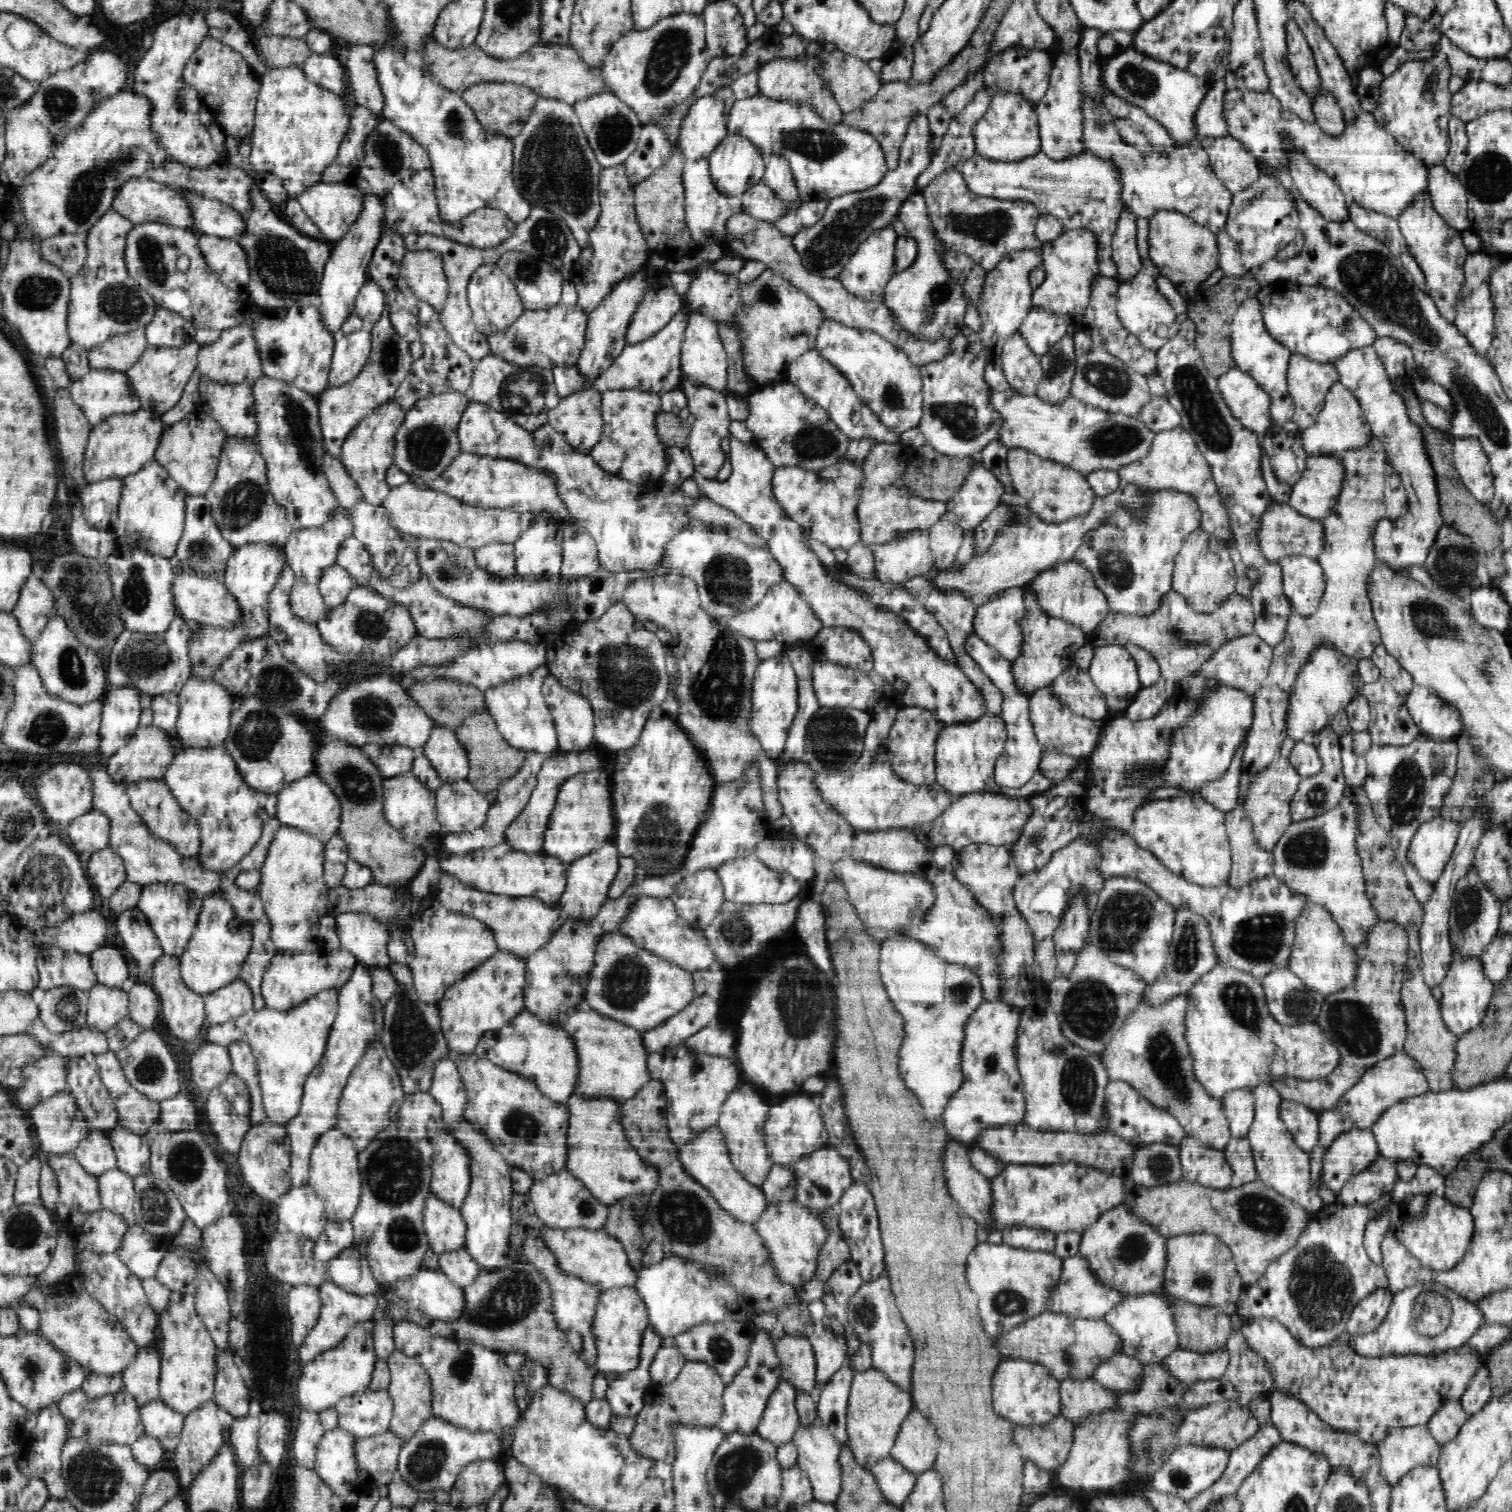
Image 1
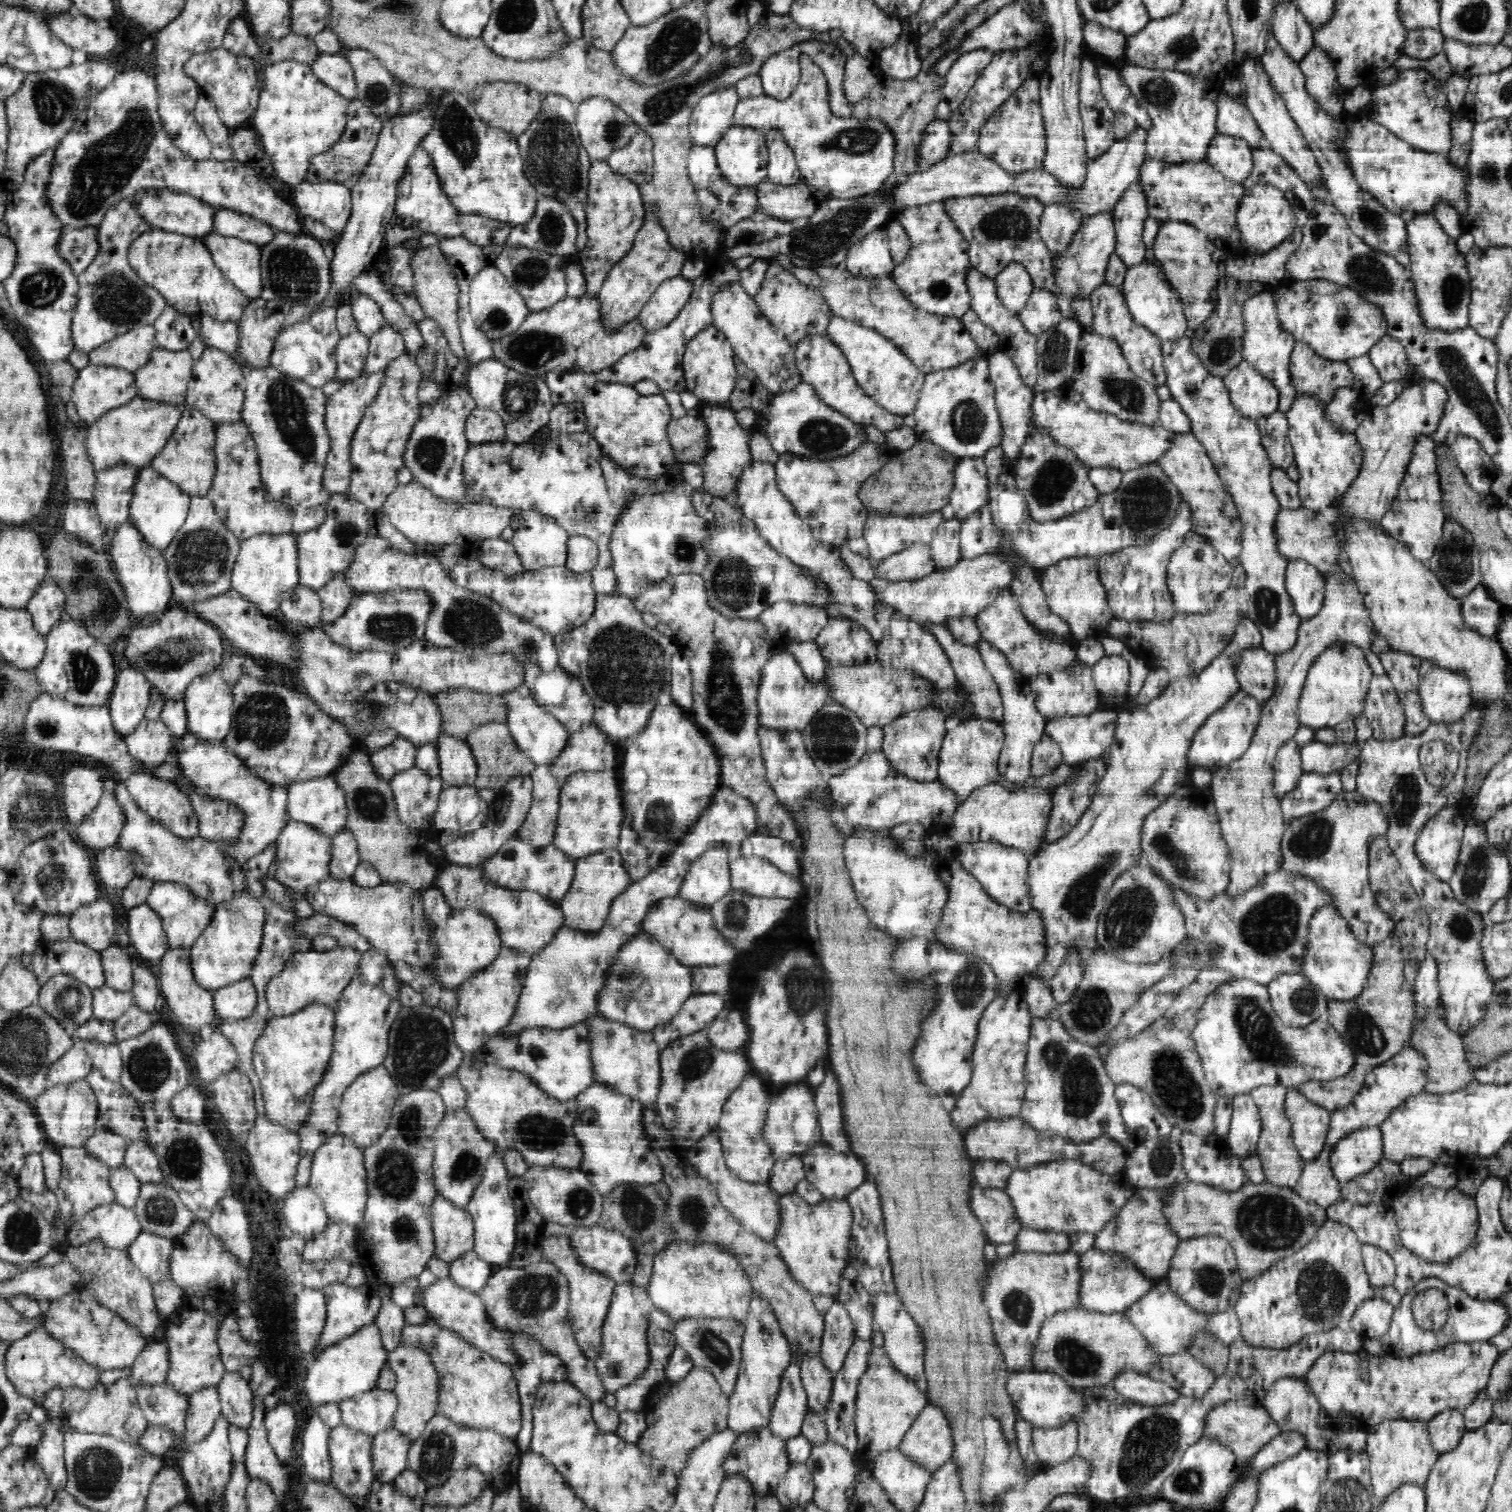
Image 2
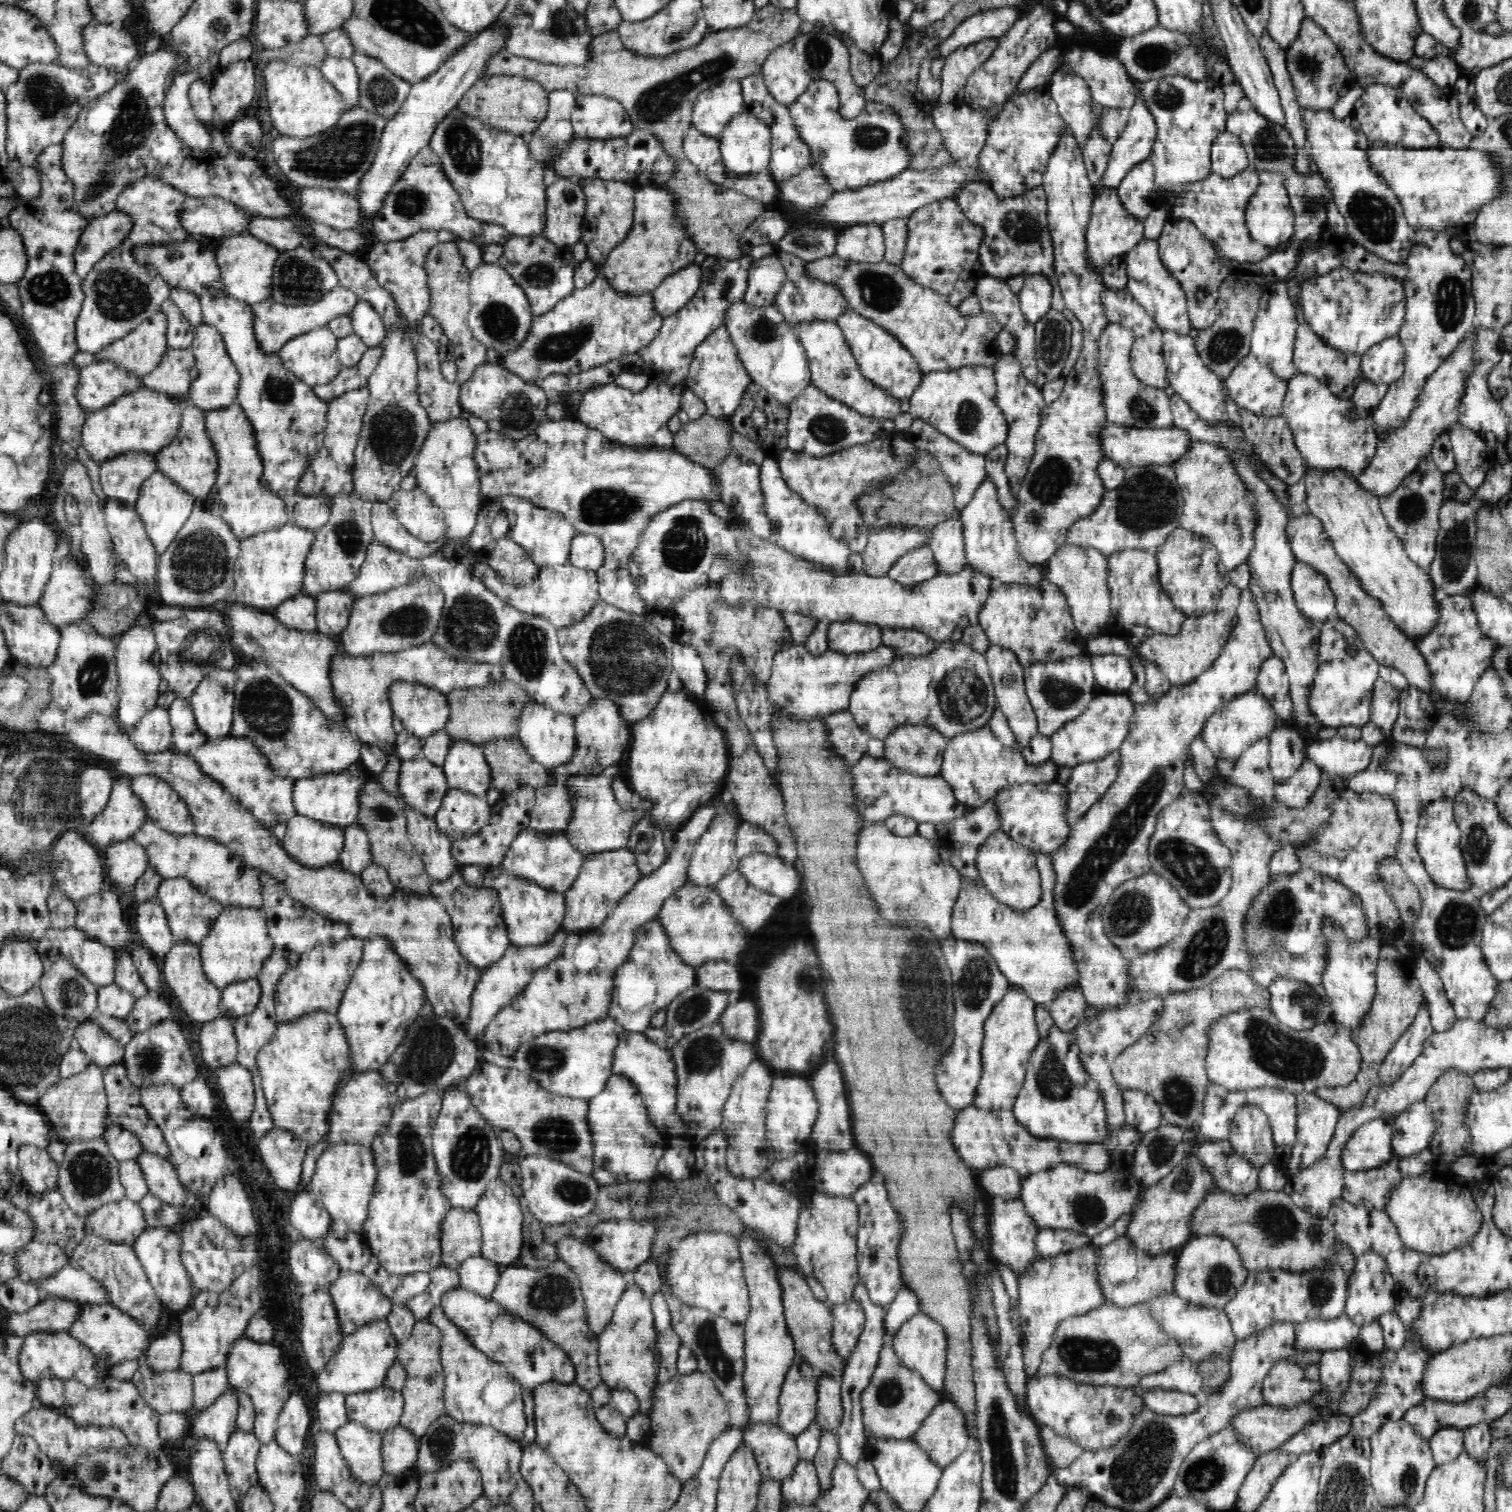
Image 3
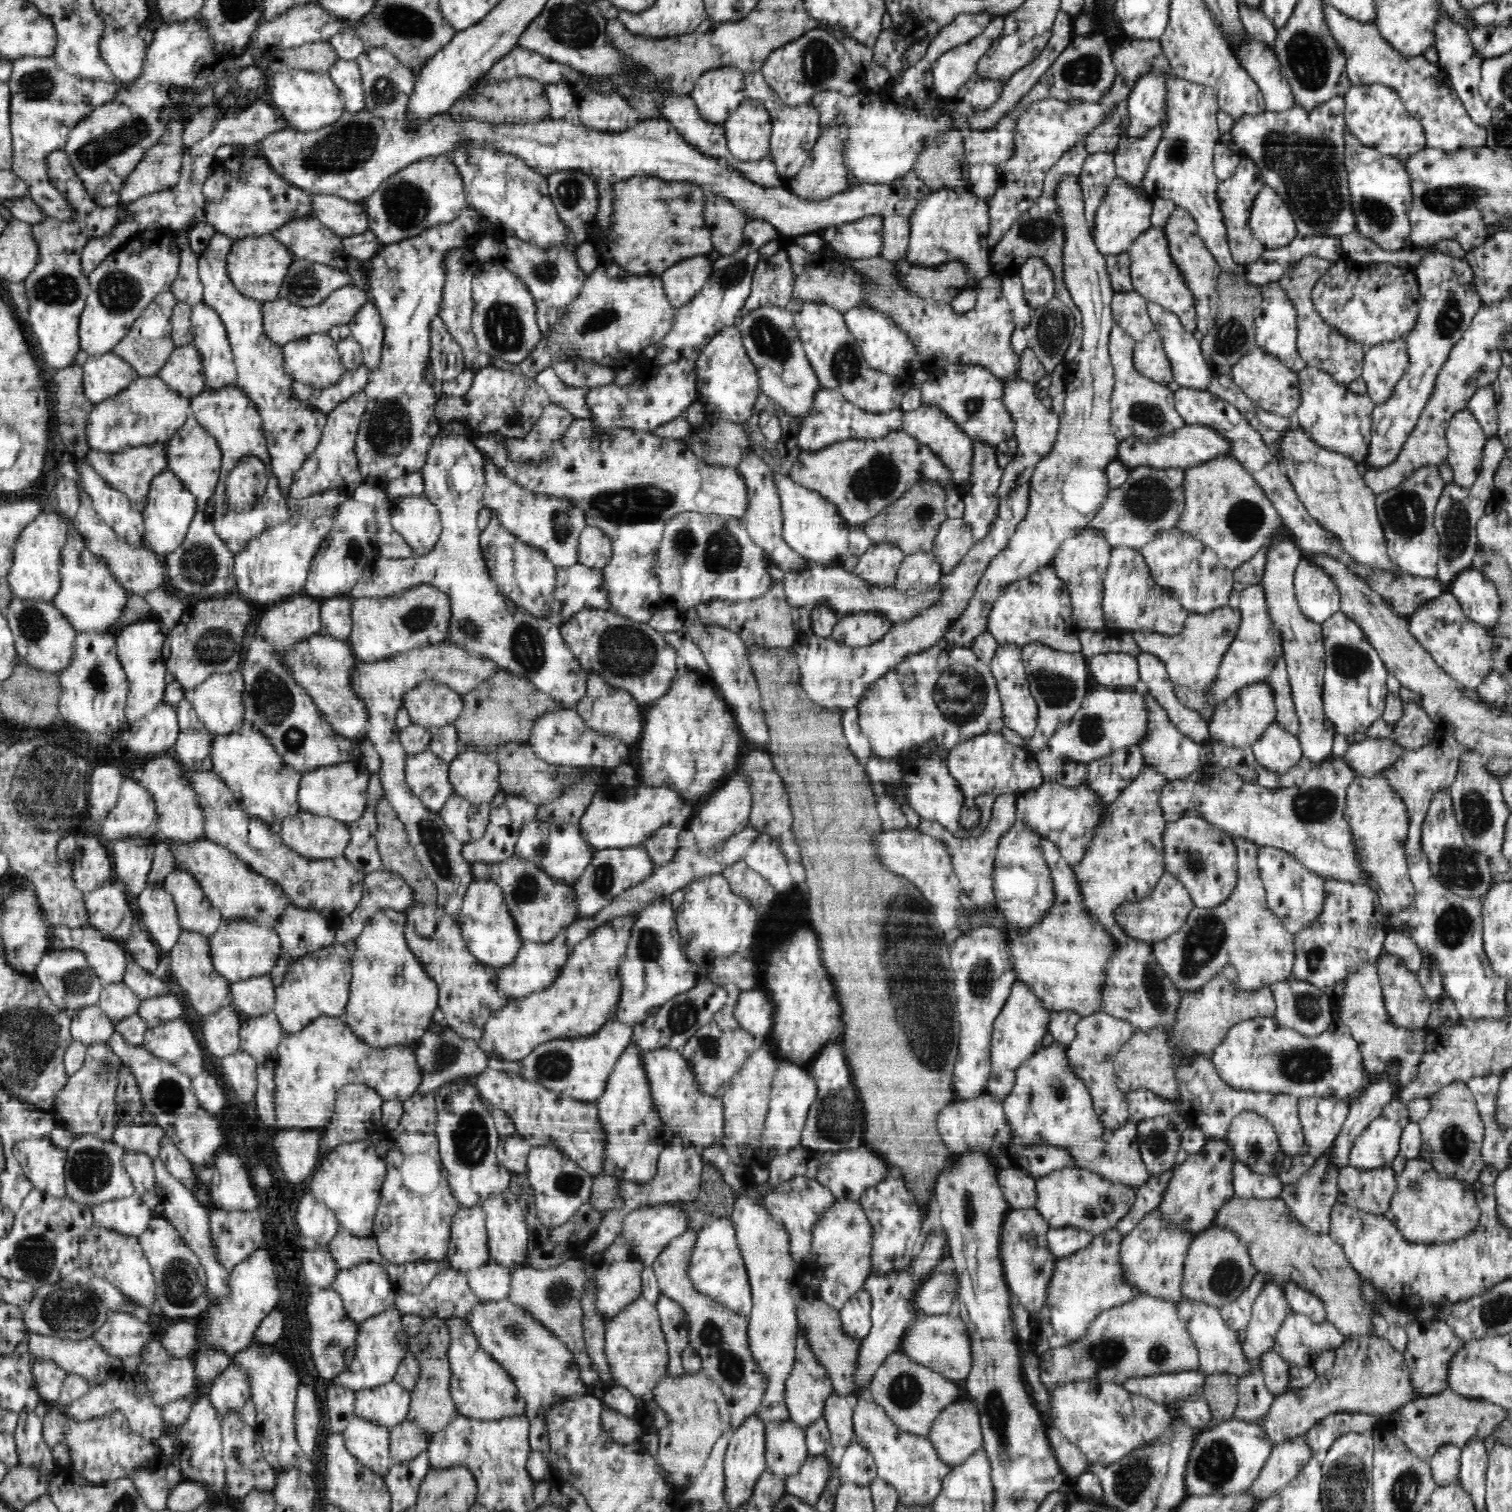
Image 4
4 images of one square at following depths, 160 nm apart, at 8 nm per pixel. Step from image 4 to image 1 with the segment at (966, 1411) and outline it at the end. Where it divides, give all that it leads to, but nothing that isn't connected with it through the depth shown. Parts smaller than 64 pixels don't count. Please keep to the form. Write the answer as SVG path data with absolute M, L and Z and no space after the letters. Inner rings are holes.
M913 1409L895 1438L891 1458L916 1475L934 1468L938 1454L938 1438L934 1423Z

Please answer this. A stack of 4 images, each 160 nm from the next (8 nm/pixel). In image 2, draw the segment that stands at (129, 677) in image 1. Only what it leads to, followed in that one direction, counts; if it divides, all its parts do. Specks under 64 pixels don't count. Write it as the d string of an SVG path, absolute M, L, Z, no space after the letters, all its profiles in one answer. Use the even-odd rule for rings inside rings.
M176 606L161 614L159 620L153 625L138 627L128 632L130 632L130 640L124 654L124 662L130 662L132 666L134 664L142 666L144 670L141 671L149 684L160 688L161 694L170 699L183 700L187 686L194 678L216 671L222 662L222 636L219 630L206 622L204 618L194 616L191 612L186 612Z

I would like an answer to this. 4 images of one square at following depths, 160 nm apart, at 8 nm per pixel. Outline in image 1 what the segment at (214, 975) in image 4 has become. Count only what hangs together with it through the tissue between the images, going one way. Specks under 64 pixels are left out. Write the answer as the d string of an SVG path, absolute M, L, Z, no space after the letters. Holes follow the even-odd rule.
M163 954L155 962L152 970L152 989L160 996L160 1007L162 1007L162 1016L172 1032L172 1036L185 1041L194 1041L196 1038L202 1038L203 1033L208 1026L205 1020L205 1004L202 995L190 991L183 982L182 973L180 973L179 958L176 956Z

